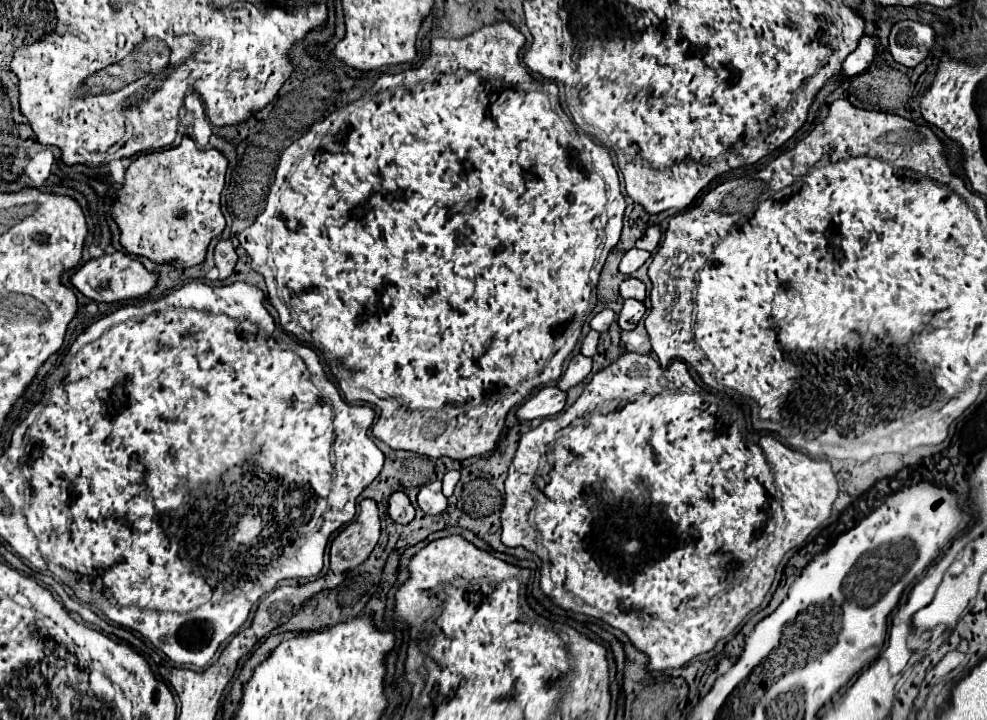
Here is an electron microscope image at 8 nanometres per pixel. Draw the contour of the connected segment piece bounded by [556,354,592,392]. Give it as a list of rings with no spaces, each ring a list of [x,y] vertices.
[[[576,354],[576,356],[570,360],[566,372],[560,376],[556,388],[560,388],[560,390],[566,392],[568,388],[580,384],[580,382],[590,374],[590,370],[592,370],[592,358],[584,358],[582,354]]]

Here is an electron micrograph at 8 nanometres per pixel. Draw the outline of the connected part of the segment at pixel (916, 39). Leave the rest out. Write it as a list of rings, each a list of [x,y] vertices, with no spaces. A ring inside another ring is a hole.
[[[904,20],[892,26],[888,38],[888,50],[898,64],[914,68],[928,56],[930,48],[934,46],[934,40],[936,34],[932,26]]]

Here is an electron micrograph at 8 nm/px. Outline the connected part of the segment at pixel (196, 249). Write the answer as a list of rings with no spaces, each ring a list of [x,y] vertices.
[[[188,136],[180,146],[140,156],[130,164],[124,176],[124,184],[114,194],[112,220],[120,228],[120,244],[128,254],[146,256],[154,264],[172,264],[174,268],[190,268],[202,264],[212,238],[220,236],[226,220],[220,212],[220,198],[225,186],[228,160],[218,150],[200,150]]]

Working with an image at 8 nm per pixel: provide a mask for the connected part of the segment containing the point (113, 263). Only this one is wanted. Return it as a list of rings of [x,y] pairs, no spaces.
[[[114,252],[114,254],[104,254],[96,260],[88,260],[84,266],[80,266],[72,276],[70,282],[76,290],[80,290],[86,298],[94,302],[120,302],[128,298],[138,298],[148,294],[154,284],[156,284],[156,274],[148,272],[136,258],[126,256],[124,252]]]

